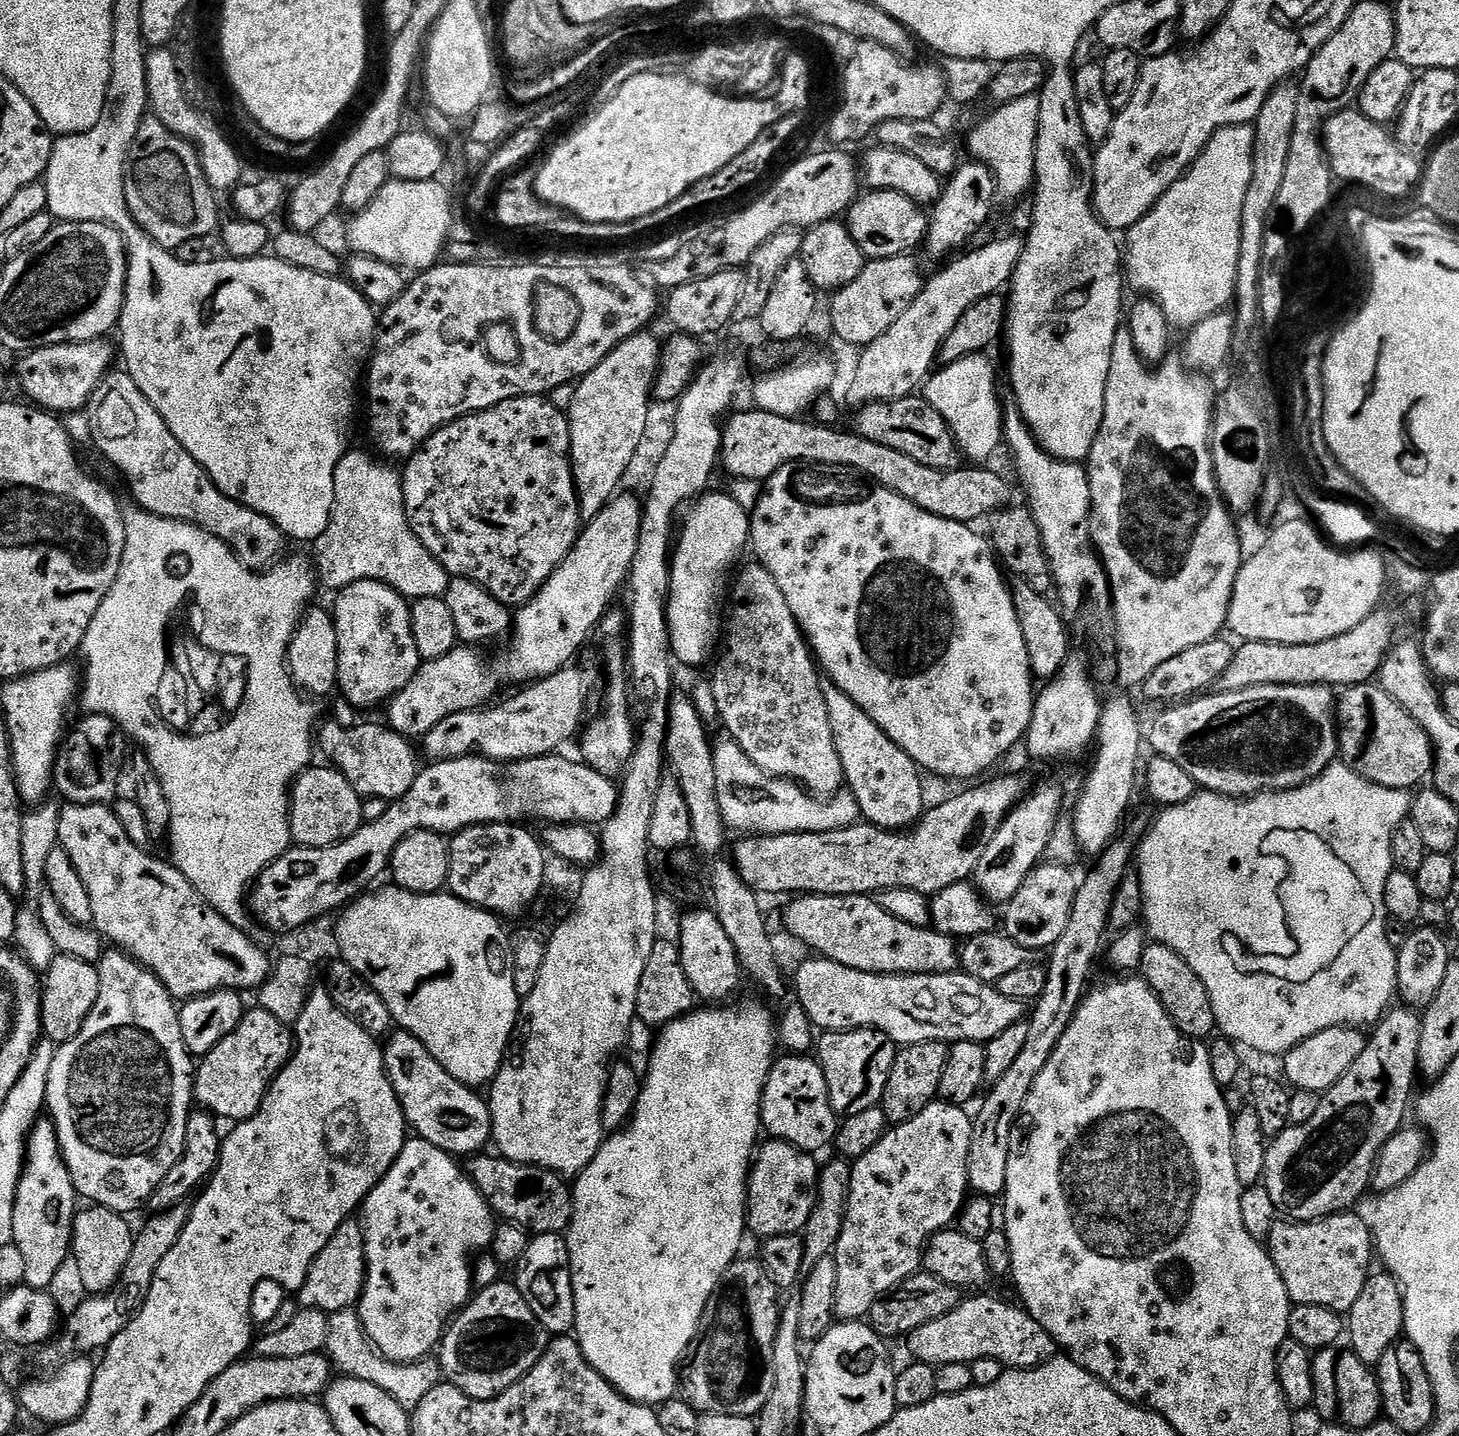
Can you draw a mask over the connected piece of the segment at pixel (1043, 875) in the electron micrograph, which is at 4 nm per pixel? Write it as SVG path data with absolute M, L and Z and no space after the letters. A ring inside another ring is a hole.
M1041 862L1026 878L1022 890L1014 894L1002 912L1002 931L1005 936L1014 938L1018 946L1033 950L1051 950L1066 934L1066 922L1070 922L1070 910L1074 906L1077 877L1072 877L1071 867L1055 862ZM1004 924L1004 925L1003 925Z

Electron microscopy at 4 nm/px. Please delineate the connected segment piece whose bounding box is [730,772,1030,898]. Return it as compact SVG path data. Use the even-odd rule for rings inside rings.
M1016 772L995 776L988 778L993 780L980 782L985 784L965 787L968 788L965 792L933 808L931 805L907 830L857 822L849 828L829 832L795 832L781 836L748 834L733 846L730 859L742 882L765 897L784 896L787 892L809 896L866 896L904 888L909 894L917 892L931 898L946 890L946 886L971 877L990 838L994 838L1004 819L1030 791L1027 778Z

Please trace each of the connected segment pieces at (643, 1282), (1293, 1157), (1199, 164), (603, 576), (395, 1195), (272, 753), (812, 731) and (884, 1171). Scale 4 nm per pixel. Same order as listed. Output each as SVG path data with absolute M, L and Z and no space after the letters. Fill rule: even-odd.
M736 1004L733 1008L724 1008L728 1006L700 1006L695 1010L687 1012L685 1016L679 1016L674 1022L667 1024L665 1028L659 1029L656 1040L656 1045L652 1048L652 1061L648 1064L648 1077L644 1076L640 1096L637 1098L636 1107L632 1112L631 1119L619 1131L613 1131L611 1135L605 1139L600 1145L598 1154L594 1154L591 1162L581 1170L580 1175L575 1177L572 1189L572 1221L568 1224L566 1239L569 1246L569 1266L572 1273L572 1286L574 1296L574 1310L576 1311L576 1323L574 1327L574 1339L580 1343L580 1349L584 1357L590 1362L590 1366L594 1366L594 1370L598 1370L598 1374L602 1374L602 1378L610 1381L615 1388L625 1396L628 1400L637 1400L639 1404L647 1404L649 1406L660 1406L665 1401L673 1399L678 1392L678 1369L681 1367L682 1361L685 1359L686 1353L690 1345L695 1341L696 1331L700 1328L700 1319L706 1310L706 1306L710 1302L710 1298L714 1294L714 1290L718 1286L718 1282L722 1278L722 1274L726 1274L726 1270L734 1261L741 1255L740 1243L746 1237L746 1217L748 1214L748 1177L750 1175L750 1161L753 1159L754 1153L758 1148L758 1141L762 1136L762 1125L760 1122L760 1103L764 1097L764 1087L768 1081L768 1075L772 1069L774 1061L777 1059L778 1051L778 1024L774 1019L774 1012L768 1008L763 1008L760 1004Z
M1407 1006L1393 1007L1391 1010L1381 1016L1379 1023L1371 1029L1370 1035L1367 1037L1362 1054L1358 1054L1354 1066L1350 1066L1350 1070L1346 1070L1346 1074L1342 1074L1342 1078L1331 1088L1329 1092L1323 1093L1320 1098L1320 1105L1314 1118L1310 1118L1310 1122L1305 1124L1292 1124L1284 1129L1284 1131L1268 1145L1268 1153L1266 1154L1266 1166L1264 1167L1264 1178L1262 1186L1270 1194L1277 1213L1281 1217L1287 1218L1293 1222L1303 1222L1306 1220L1321 1220L1324 1216L1333 1216L1336 1212L1346 1212L1353 1207L1352 1203L1359 1198L1365 1191L1369 1191L1372 1182L1372 1169L1376 1167L1376 1159L1380 1157L1382 1146L1386 1146L1386 1142L1396 1132L1401 1131L1402 1125L1405 1123L1404 1115L1408 1112L1408 1103L1413 1103L1414 1094L1412 1096L1412 1087L1418 1081L1418 1042L1422 1042L1422 1026L1420 1025L1421 1013Z
M1235 124L1217 130L1199 158L1178 178L1178 182L1174 182L1174 186L1162 194L1159 202L1135 226L1127 229L1128 248L1126 244L1126 255L1122 260L1127 279L1140 294L1155 300L1173 329L1190 330L1198 322L1227 309L1233 303L1238 278L1242 202L1246 202L1246 190L1252 177L1255 133L1255 127L1247 124Z
M617 495L606 505L596 517L583 525L576 545L570 550L570 554L550 574L550 578L538 590L533 600L528 601L515 613L514 627L510 633L512 649L496 656L493 660L487 660L483 651L472 646L458 646L446 658L437 660L425 660L420 669L414 674L412 681L400 691L397 696L387 701L388 720L387 727L400 732L409 738L422 738L442 718L450 718L450 714L458 714L462 710L474 710L485 707L489 702L497 699L496 691L500 684L523 685L525 682L545 680L555 672L561 672L573 663L572 660L580 652L580 647L595 633L604 619L604 613L609 611L612 599L620 592L620 587L625 587L626 581L632 570L634 554L638 550L640 541L640 513L642 504L639 499L632 496Z
M419 1138L405 1139L390 1170L370 1190L362 1205L364 1230L364 1292L358 1311L366 1339L387 1360L414 1364L431 1357L450 1321L474 1295L474 1257L491 1249L497 1217L474 1186L457 1157Z
M132 506L132 509L127 509L124 512L124 529L126 530L126 542L122 550L122 562L120 569L116 575L114 586L106 594L106 598L102 602L102 606L98 606L98 614L94 614L94 618L90 622L90 626L84 635L82 645L82 656L84 652L84 664L88 669L82 672L82 691L78 696L79 707L84 707L85 713L100 713L109 716L116 721L121 731L128 738L137 740L141 744L143 755L148 757L152 764L152 769L158 774L158 782L162 782L162 790L166 790L166 802L170 802L170 837L172 836L172 856L170 855L171 863L175 864L185 878L190 882L190 886L194 886L194 890L200 897L211 906L215 912L222 914L222 918L226 918L226 922L230 922L236 928L245 930L251 929L254 924L253 917L250 915L249 905L246 903L246 897L249 895L250 889L255 885L257 878L262 874L262 870L266 870L266 866L270 866L280 856L284 855L289 848L293 847L293 838L291 832L291 818L289 816L290 793L295 781L299 776L307 771L312 760L312 748L314 752L314 733L318 728L318 719L316 720L316 708L311 699L305 698L300 689L296 687L292 680L292 675L288 672L288 647L292 641L292 635L296 629L300 627L301 620L304 619L309 611L310 605L313 603L312 595L318 589L318 577L314 571L314 564L311 559L308 560L304 556L292 556L281 559L279 562L272 565L267 570L253 570L244 565L234 553L232 547L224 540L214 538L214 534L210 534L206 530L202 530L193 524L187 524L181 520L167 520L161 516L155 516L153 512L145 512L139 506ZM180 560L188 560L188 574L182 578L180 576L174 578L170 574L174 574L174 570L170 570L170 564L180 564ZM192 592L198 598L198 604L194 608L194 626L202 626L204 630L204 642L210 646L216 646L220 650L226 652L236 652L236 654L244 654L250 658L252 662L252 686L250 686L250 694L246 698L246 704L242 708L242 700L238 700L238 716L236 722L232 722L224 732L214 734L202 740L186 740L186 738L174 738L170 736L170 732L160 724L160 720L154 716L152 706L150 706L150 692L154 690L156 680L160 678L160 672L142 672L142 668L162 668L164 666L164 648L162 648L162 630L164 630L164 622L166 616L164 612L172 612L172 608L180 602L180 598Z
M758 562L751 563L745 563L735 573L730 588L730 611L722 632L722 647L714 660L716 669L712 672L710 687L719 723L724 723L728 731L725 733L736 740L750 760L766 774L781 780L795 780L814 796L835 796L845 787L844 771L830 734L830 718L820 689L822 676L817 661L790 606L786 606L786 598L782 598L782 590L778 590L778 582L774 582L770 572Z
M933 1102L927 1104L922 1110L922 1114L914 1114L904 1124L898 1124L889 1127L885 1136L880 1139L878 1146L870 1150L861 1160L855 1161L851 1165L851 1176L849 1178L848 1202L845 1206L844 1221L842 1222L841 1234L836 1242L834 1255L836 1265L838 1266L838 1282L834 1290L834 1306L836 1307L836 1316L844 1322L860 1322L867 1317L868 1311L878 1302L887 1296L892 1289L898 1287L903 1280L909 1280L921 1271L924 1263L924 1248L928 1240L936 1232L942 1232L957 1219L961 1208L969 1195L968 1187L968 1155L972 1145L972 1125L974 1123L971 1115L967 1116L965 1109L959 1104L945 1104L943 1102Z

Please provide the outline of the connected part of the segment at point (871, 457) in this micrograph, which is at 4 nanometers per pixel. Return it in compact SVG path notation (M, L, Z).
M759 410L752 412L733 411L723 425L719 463L729 472L729 477L737 480L754 480L763 482L768 480L780 468L785 468L790 462L810 462L811 464L825 464L826 466L846 466L858 470L862 475L869 476L874 482L886 486L894 494L914 502L922 510L934 514L938 518L956 520L960 524L971 525L972 520L983 521L992 513L999 511L1009 503L1012 488L996 472L991 472L988 466L957 466L947 470L922 466L922 462L914 462L914 458L906 458L906 454L898 454L898 450L890 450L890 446L878 446L878 442L870 442L870 438L862 438L854 430L839 432L839 427L829 426L819 422L807 424L804 418L770 414Z

